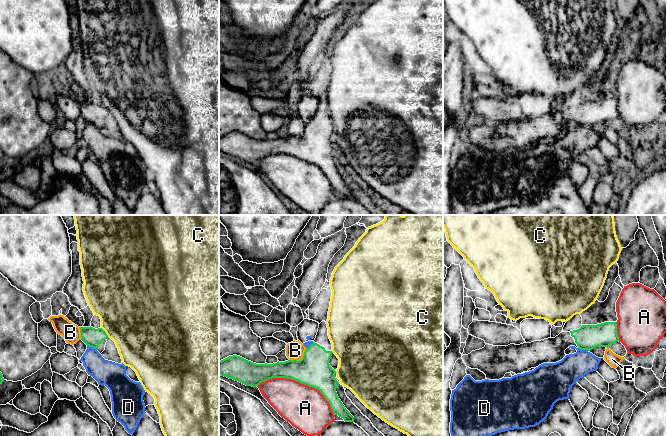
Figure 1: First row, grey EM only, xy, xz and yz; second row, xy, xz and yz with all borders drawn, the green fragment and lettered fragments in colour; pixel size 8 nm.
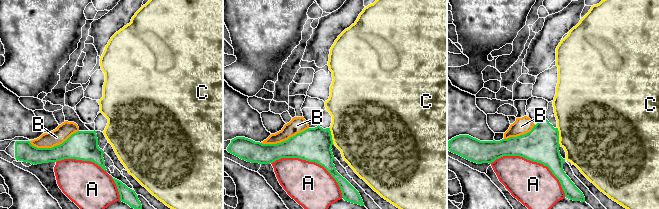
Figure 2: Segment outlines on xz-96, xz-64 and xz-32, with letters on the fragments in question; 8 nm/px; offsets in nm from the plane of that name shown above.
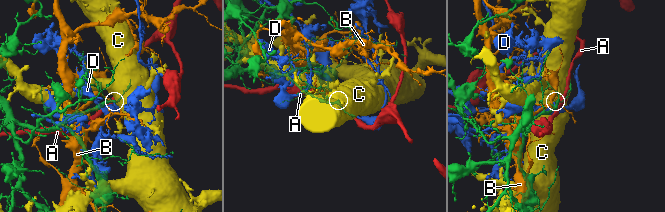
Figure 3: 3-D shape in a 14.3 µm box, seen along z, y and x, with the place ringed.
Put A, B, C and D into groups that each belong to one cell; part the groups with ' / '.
A / B / C / D

